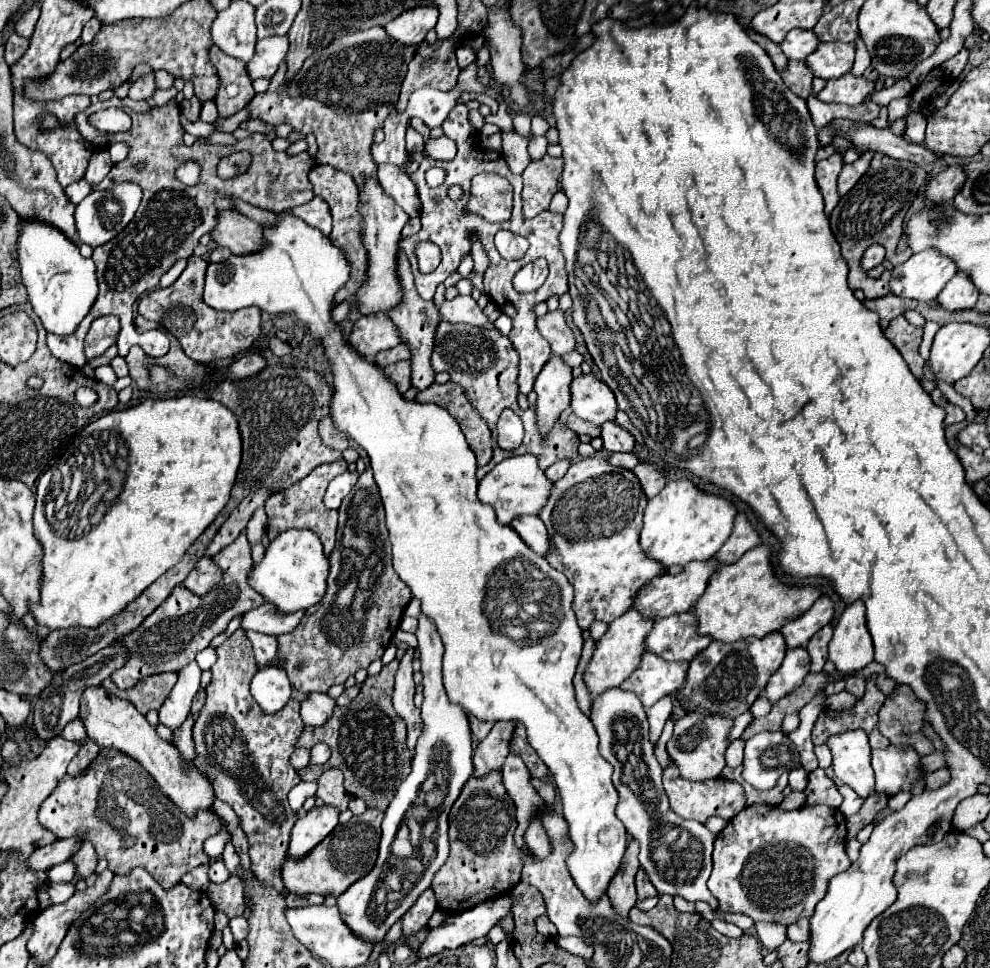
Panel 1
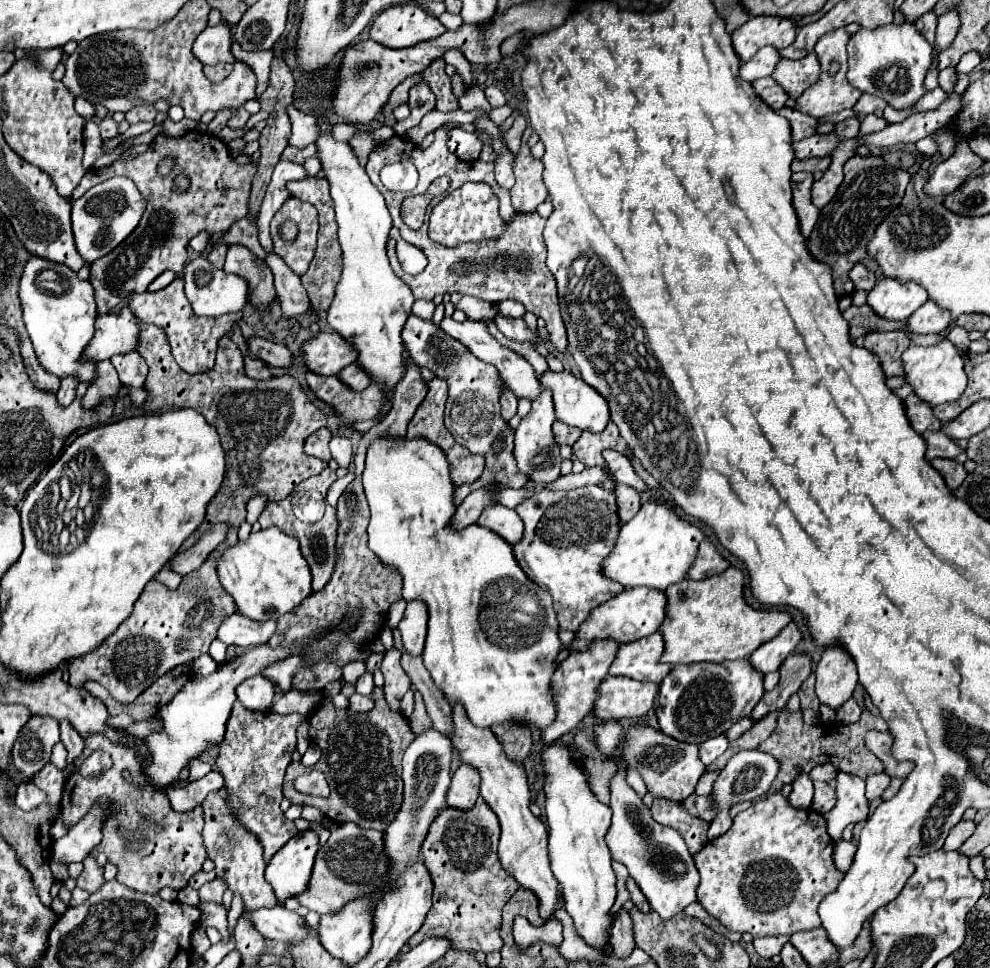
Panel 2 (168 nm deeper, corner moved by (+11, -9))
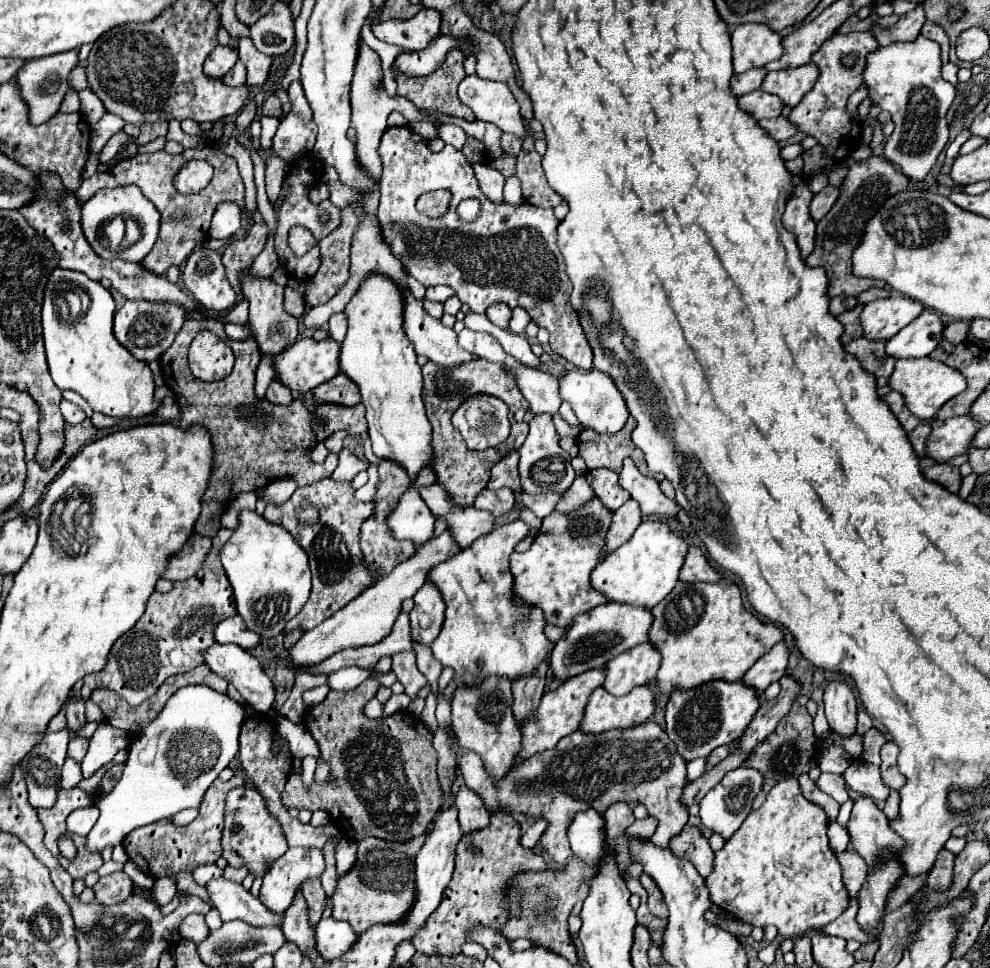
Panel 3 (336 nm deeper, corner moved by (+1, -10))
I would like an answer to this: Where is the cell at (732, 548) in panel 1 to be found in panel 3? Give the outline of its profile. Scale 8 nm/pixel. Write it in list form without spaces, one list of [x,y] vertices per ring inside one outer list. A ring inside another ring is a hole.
[[[690,546],[686,562],[680,570],[682,582],[718,582],[720,574],[710,566],[704,552],[696,546]]]

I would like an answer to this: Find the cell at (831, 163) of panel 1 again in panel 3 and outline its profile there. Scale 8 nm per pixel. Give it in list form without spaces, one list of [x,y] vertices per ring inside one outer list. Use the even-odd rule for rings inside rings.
[[[800,182],[794,186],[794,196],[786,204],[786,212],[782,216],[784,226],[796,234],[802,258],[806,258],[814,250],[814,232],[816,232],[816,222],[810,220],[810,200],[812,200],[812,190],[808,188],[808,182]]]

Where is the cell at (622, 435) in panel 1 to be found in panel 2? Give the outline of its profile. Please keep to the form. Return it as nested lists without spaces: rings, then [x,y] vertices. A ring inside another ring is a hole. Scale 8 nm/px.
[[[604,451],[604,459],[606,459],[616,483],[628,485],[628,487],[636,489],[638,493],[646,493],[648,491],[648,485],[638,477],[638,473],[634,471],[634,467],[628,461],[628,457],[620,455],[618,451]]]

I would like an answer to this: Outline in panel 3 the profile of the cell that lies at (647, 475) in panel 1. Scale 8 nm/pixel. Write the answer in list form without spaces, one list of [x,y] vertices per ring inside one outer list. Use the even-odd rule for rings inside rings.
[[[630,498],[626,504],[622,504],[622,508],[618,508],[614,512],[612,526],[610,526],[610,532],[606,536],[608,552],[614,552],[618,546],[628,542],[640,522],[642,522],[642,512],[638,508],[638,502]]]

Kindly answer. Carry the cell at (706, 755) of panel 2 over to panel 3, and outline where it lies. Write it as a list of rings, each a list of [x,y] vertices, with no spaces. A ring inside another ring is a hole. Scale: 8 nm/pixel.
[[[698,758],[698,760],[688,762],[688,780],[690,782],[700,778],[706,772],[706,762],[708,762],[708,758]]]

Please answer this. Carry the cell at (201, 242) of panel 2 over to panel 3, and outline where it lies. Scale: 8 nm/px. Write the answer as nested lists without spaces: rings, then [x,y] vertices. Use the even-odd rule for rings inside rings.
[[[220,204],[214,212],[210,226],[210,238],[226,240],[240,228],[240,208],[236,204]]]

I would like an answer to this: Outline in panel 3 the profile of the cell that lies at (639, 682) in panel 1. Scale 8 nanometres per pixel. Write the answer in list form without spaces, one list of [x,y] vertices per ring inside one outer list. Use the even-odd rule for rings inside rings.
[[[600,686],[592,692],[586,704],[580,730],[600,734],[614,728],[630,728],[634,724],[646,722],[654,710],[656,698],[648,686],[638,686],[626,696],[614,696]]]

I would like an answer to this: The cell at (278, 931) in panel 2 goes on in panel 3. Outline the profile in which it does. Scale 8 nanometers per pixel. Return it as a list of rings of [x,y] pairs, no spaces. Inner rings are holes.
[[[216,878],[216,880],[210,880],[206,890],[224,922],[246,920],[246,924],[266,926],[266,928],[272,928],[274,924],[278,924],[280,928],[282,924],[284,914],[270,912],[258,898],[254,898],[248,890],[244,890],[242,884]]]

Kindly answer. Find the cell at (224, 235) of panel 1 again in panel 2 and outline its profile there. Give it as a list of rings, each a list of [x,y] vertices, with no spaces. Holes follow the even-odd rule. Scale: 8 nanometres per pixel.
[[[230,245],[224,271],[240,275],[242,279],[248,281],[250,305],[254,309],[260,309],[264,313],[270,311],[270,305],[276,299],[276,291],[272,271],[264,261],[252,255],[244,245]]]

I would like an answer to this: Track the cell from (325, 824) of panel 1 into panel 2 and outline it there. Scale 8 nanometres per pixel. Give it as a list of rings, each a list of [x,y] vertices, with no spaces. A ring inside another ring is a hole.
[[[304,831],[270,859],[264,877],[272,885],[278,903],[306,891],[318,849],[318,835]]]

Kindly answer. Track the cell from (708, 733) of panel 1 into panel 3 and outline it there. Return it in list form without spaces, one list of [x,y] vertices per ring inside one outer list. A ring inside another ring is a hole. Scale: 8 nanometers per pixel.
[[[414,642],[414,650],[418,658],[418,670],[422,670],[422,674],[432,684],[432,690],[438,694],[436,718],[438,724],[448,730],[450,748],[454,752],[454,758],[458,762],[466,786],[482,796],[488,810],[496,808],[546,818],[548,828],[542,834],[542,846],[558,864],[564,866],[572,856],[566,838],[566,828],[578,810],[596,808],[598,812],[604,814],[606,808],[618,800],[642,802],[646,804],[648,814],[656,816],[660,822],[658,830],[652,836],[654,844],[658,846],[668,846],[668,840],[680,834],[680,830],[688,822],[688,808],[680,800],[688,784],[686,760],[678,756],[674,742],[668,740],[666,732],[652,720],[638,724],[634,728],[608,730],[602,734],[586,734],[576,730],[570,736],[562,738],[552,750],[534,754],[532,758],[524,760],[522,766],[518,764],[506,778],[502,778],[502,782],[492,784],[476,752],[462,748],[458,744],[458,738],[454,736],[450,702],[446,702],[442,694],[436,690],[436,680],[442,672],[442,666],[438,664],[438,660],[434,660],[430,648],[426,648],[424,644]]]

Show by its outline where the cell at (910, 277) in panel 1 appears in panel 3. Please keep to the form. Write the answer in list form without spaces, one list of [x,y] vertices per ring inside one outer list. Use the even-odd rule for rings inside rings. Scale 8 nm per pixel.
[[[896,294],[896,296],[880,298],[880,300],[866,304],[860,320],[862,320],[866,338],[890,340],[904,326],[916,320],[922,312],[924,312],[922,302]]]

